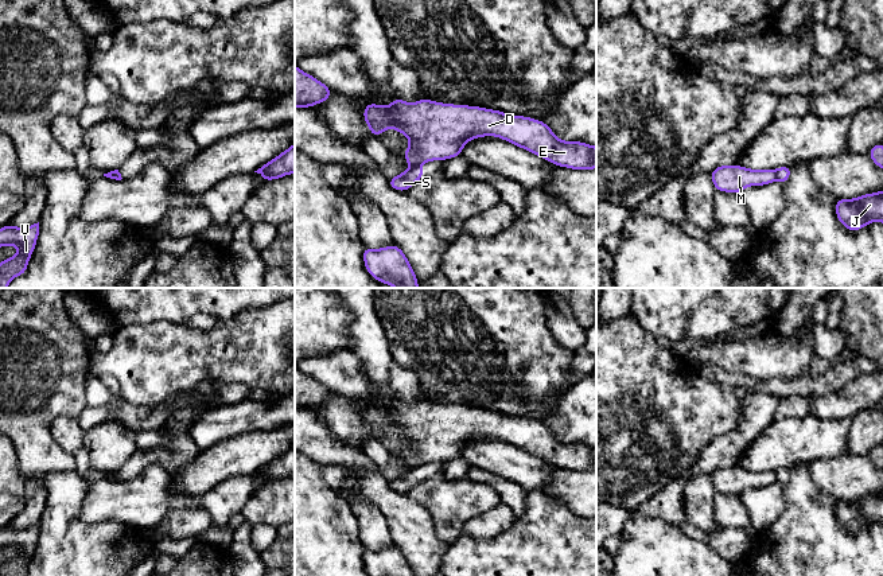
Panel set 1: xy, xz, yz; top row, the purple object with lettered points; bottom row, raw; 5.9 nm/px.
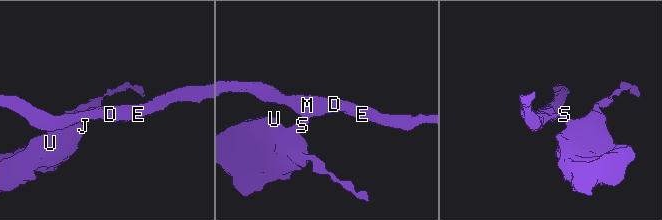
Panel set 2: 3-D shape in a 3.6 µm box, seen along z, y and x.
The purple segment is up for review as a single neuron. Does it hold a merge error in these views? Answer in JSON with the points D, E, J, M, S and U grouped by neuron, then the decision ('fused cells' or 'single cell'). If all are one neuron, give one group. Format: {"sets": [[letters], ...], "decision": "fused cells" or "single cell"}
{"sets": [["D", "E", "M"], ["J", "S", "U"]], "decision": "fused cells"}

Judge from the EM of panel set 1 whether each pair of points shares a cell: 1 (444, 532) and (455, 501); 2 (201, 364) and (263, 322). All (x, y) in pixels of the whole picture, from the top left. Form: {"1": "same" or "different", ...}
{"1": "same", "2": "same"}

